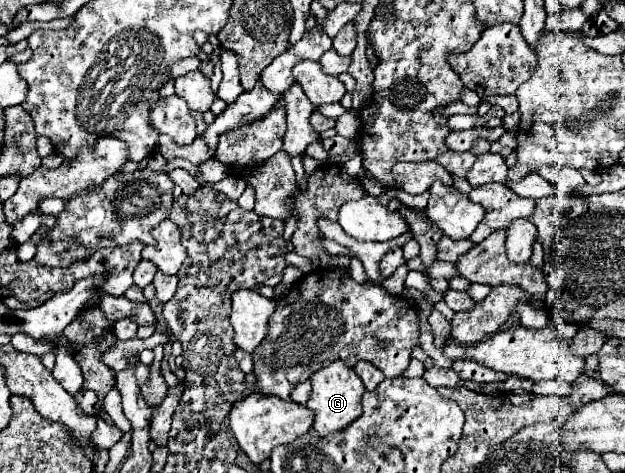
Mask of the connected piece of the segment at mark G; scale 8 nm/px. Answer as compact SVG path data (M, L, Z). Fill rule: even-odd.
M333 361L331 365L319 369L317 373L311 375L311 397L307 401L307 407L315 413L315 423L313 427L317 429L319 437L335 433L339 429L345 429L355 417L361 413L361 395L365 393L363 383L355 375L355 371L343 361Z

